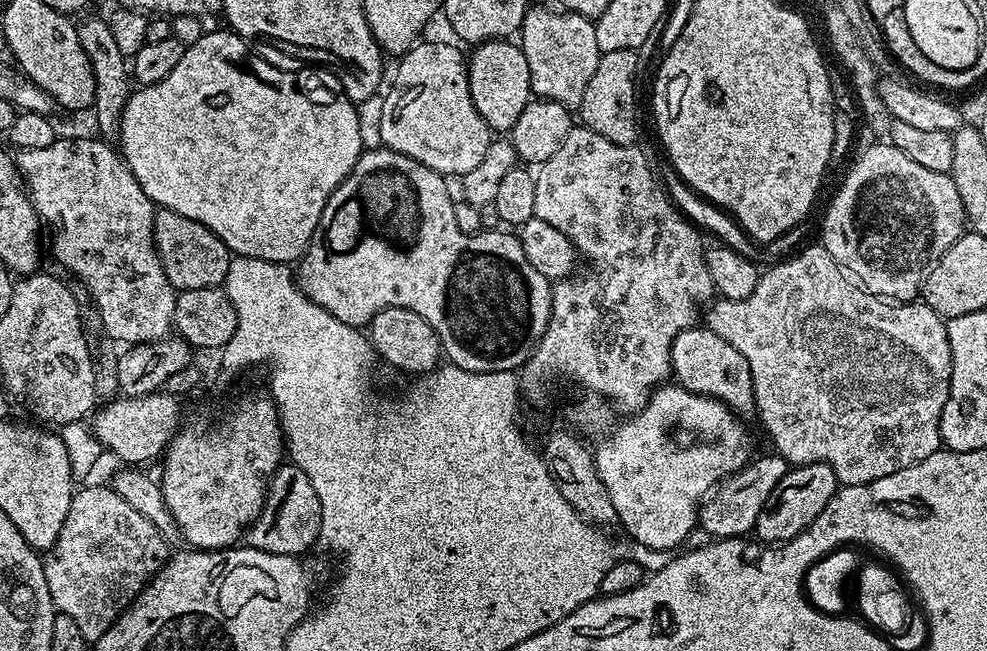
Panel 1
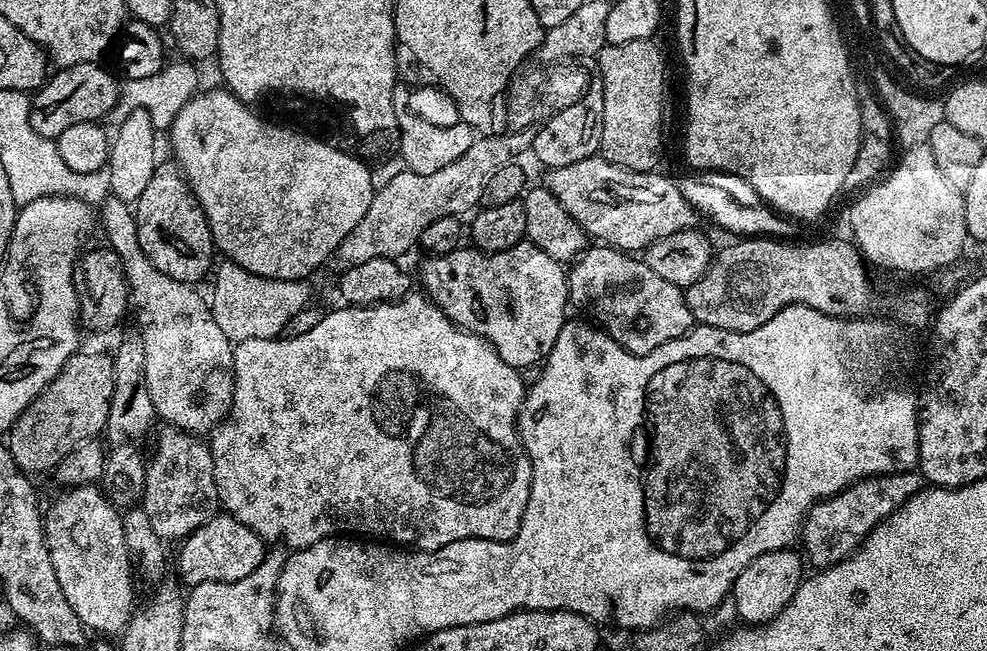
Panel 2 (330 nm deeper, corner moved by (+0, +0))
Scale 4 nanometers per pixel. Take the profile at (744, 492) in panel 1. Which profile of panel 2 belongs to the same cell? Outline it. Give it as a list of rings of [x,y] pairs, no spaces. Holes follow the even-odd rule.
[[[919,471],[911,472],[889,472],[887,476],[868,476],[865,480],[858,480],[843,488],[836,496],[828,496],[824,500],[819,500],[813,504],[812,508],[804,515],[804,523],[800,526],[799,543],[804,543],[802,547],[803,555],[807,563],[813,569],[819,570],[828,568],[832,564],[837,564],[851,556],[861,542],[872,533],[890,514],[894,514],[908,501],[914,494],[918,494],[920,489],[925,487],[926,481]]]

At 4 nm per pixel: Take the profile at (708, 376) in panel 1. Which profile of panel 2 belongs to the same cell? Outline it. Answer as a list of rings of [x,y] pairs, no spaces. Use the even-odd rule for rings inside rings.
[[[589,247],[589,252],[573,268],[567,269],[568,298],[575,307],[577,304],[582,311],[589,312],[593,321],[600,320],[603,331],[625,350],[639,356],[650,354],[650,350],[658,350],[658,346],[692,331],[694,321],[684,297],[685,289],[654,274],[635,255],[618,248],[596,247],[600,248]]]

